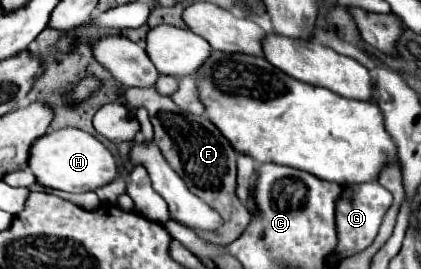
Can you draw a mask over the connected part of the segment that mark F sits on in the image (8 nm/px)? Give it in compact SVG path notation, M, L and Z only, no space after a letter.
M126 88L126 100L134 108L144 106L148 110L150 122L154 126L154 144L160 148L168 164L186 182L190 192L194 192L198 198L202 198L206 204L210 204L222 214L224 228L220 230L220 236L212 236L210 232L198 232L198 236L216 244L236 240L246 230L252 216L246 204L236 196L238 152L230 146L228 138L224 138L224 134L206 116L194 116L186 114L184 110L178 110L178 106L174 106L170 98L160 96L154 88Z

